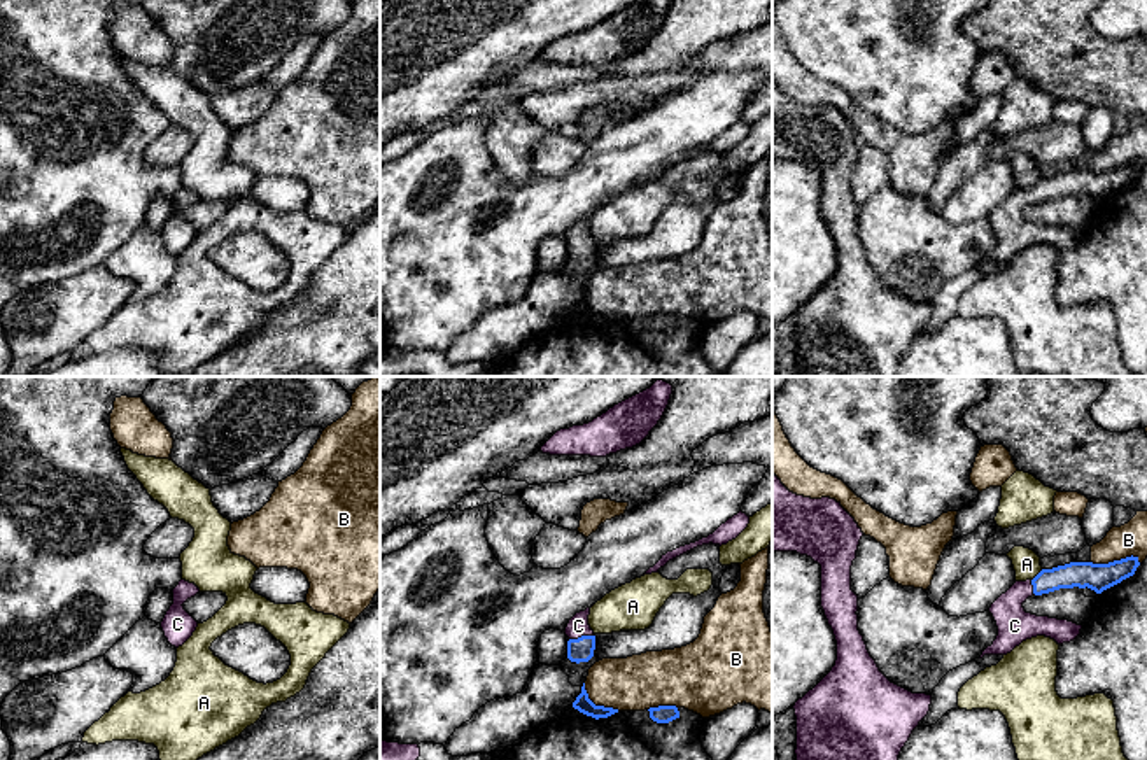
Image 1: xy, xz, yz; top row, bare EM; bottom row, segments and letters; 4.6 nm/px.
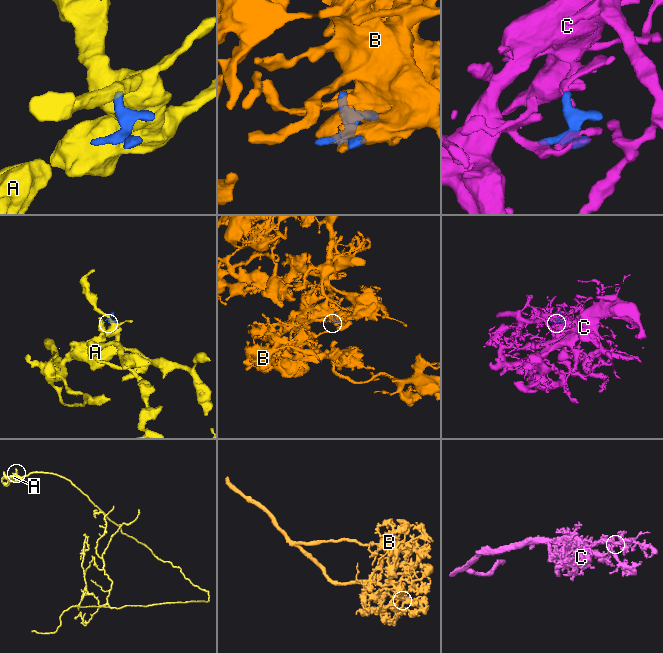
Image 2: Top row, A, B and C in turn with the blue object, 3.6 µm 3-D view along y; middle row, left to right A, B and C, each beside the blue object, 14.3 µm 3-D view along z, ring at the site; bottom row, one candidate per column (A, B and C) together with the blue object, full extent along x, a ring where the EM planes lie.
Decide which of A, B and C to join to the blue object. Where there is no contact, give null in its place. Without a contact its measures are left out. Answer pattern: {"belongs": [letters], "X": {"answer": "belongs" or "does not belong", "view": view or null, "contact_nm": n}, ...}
{"belongs": ["C"], "A": {"answer": "does not belong", "view": "yz", "contact_nm": 80}, "B": {"answer": "does not belong", "view": "yz", "contact_nm": 240}, "C": {"answer": "belongs", "view": "xz", "contact_nm": 110}}

